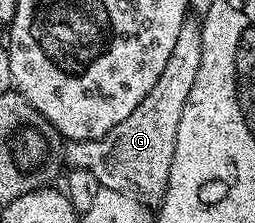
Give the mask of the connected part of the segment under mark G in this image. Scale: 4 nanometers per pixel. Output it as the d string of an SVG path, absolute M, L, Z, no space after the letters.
M189 16L179 28L179 40L175 40L175 48L159 80L155 80L155 88L151 88L151 92L139 100L139 108L135 108L127 120L115 124L111 132L95 140L66 141L63 146L64 161L68 165L70 162L77 170L86 170L98 182L98 187L153 194L147 198L148 205L160 207L167 192L167 180L171 176L171 160L175 156L175 140L179 136L183 104L187 104L187 96L191 96L191 88L195 88L200 63L201 22Z

